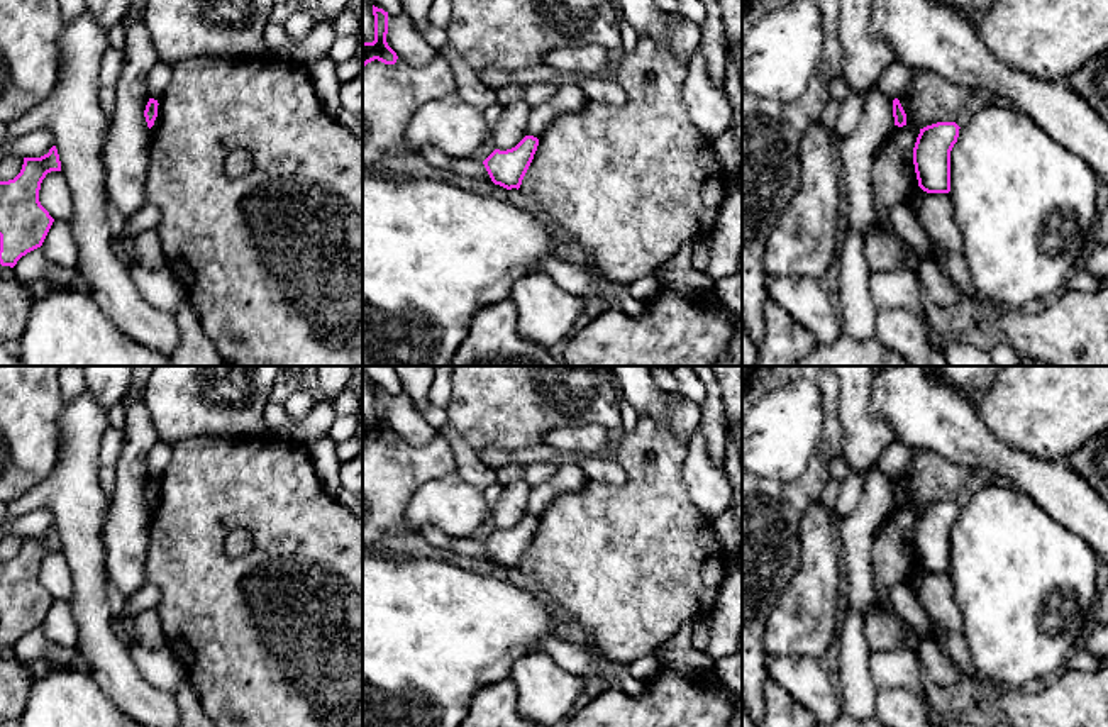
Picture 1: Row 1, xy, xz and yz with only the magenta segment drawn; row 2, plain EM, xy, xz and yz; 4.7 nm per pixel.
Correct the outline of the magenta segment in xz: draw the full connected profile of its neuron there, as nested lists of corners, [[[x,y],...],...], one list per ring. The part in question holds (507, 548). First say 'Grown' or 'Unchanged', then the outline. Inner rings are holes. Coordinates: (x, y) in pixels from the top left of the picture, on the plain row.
Unchanged. [[[525,515],[515,527],[500,530],[495,529],[485,541],[485,547],[495,564],[507,569],[520,568],[522,559],[534,539],[539,519]]]

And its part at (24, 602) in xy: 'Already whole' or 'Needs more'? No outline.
Already whole

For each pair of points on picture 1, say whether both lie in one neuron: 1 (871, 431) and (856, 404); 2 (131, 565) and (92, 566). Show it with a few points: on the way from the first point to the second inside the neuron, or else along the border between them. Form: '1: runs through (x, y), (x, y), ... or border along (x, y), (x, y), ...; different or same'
1: runs through (864, 424), (856, 416), (856, 410); same
2: border along (104, 526), (104, 566), (109, 582); different

